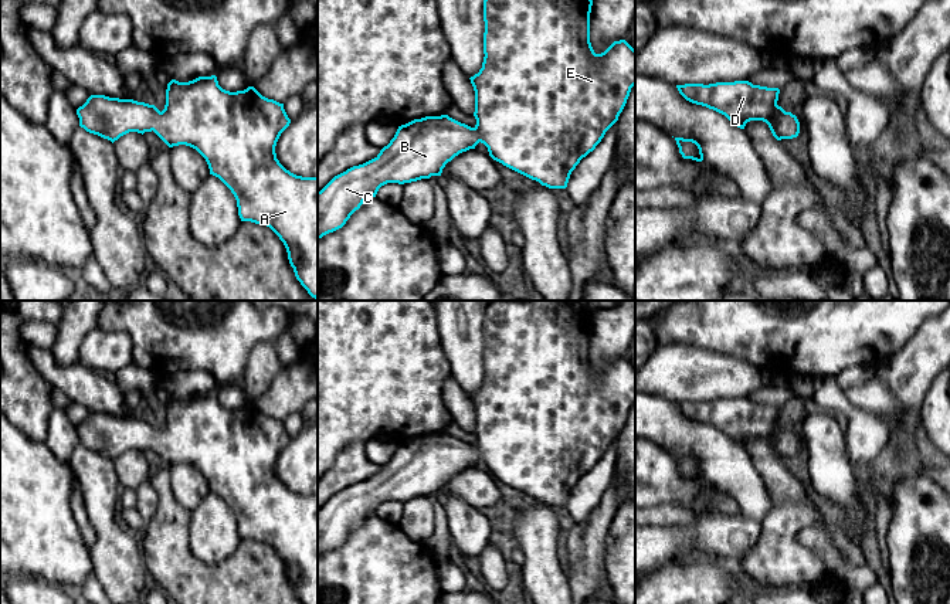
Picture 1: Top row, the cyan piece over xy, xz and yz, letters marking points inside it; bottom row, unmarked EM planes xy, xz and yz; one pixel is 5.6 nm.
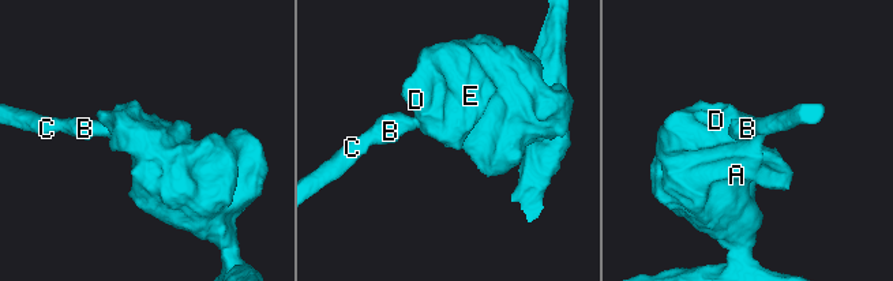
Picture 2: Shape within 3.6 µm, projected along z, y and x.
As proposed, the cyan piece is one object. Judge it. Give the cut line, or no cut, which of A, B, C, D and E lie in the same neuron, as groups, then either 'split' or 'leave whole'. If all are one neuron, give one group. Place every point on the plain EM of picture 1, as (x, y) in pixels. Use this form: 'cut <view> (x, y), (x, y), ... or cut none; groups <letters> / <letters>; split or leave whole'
cut none; groups A B C D E; leave whole

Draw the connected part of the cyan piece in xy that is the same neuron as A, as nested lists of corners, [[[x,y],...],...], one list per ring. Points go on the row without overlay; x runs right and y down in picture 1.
[[[199,394],[189,400],[172,397],[166,407],[166,423],[160,430],[155,423],[133,417],[91,413],[77,427],[79,444],[112,461],[129,449],[155,449],[169,465],[186,462],[207,479],[210,492],[218,495],[234,512],[241,539],[269,544],[284,560],[288,577],[302,604],[318,604],[318,495],[302,495],[286,488],[276,476],[275,464],[289,444],[284,421],[262,414],[254,404],[230,410],[218,403],[217,394]]]

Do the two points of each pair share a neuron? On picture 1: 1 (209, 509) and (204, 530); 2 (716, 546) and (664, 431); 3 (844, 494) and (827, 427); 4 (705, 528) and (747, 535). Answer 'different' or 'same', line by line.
1: same
2: different
3: same
4: same

